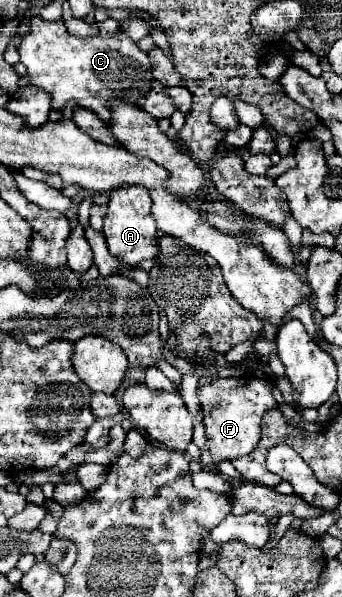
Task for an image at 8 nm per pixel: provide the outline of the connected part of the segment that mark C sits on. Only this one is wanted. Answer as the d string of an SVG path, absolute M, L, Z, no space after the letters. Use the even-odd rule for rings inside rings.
M42 17L30 19L30 33L22 39L20 61L28 69L30 83L48 91L54 97L54 109L62 109L66 101L76 101L80 107L90 109L102 121L110 119L106 109L108 99L124 99L138 103L152 85L152 65L148 55L120 31L116 37L88 37L80 39L70 35L62 21L44 21Z

